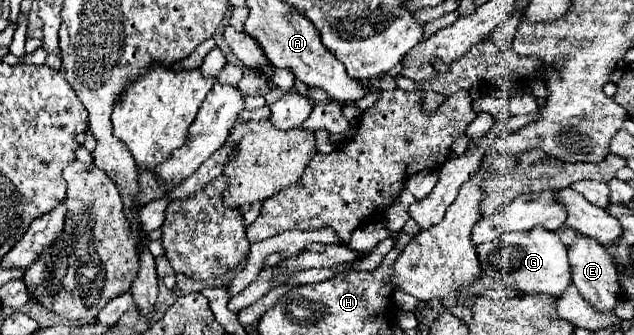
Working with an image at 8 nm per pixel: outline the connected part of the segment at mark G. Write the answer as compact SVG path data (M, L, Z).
M536 227L528 233L504 233L504 237L476 247L482 271L494 279L502 279L508 287L522 293L548 293L560 297L572 283L566 245L560 241L558 233L544 227Z

